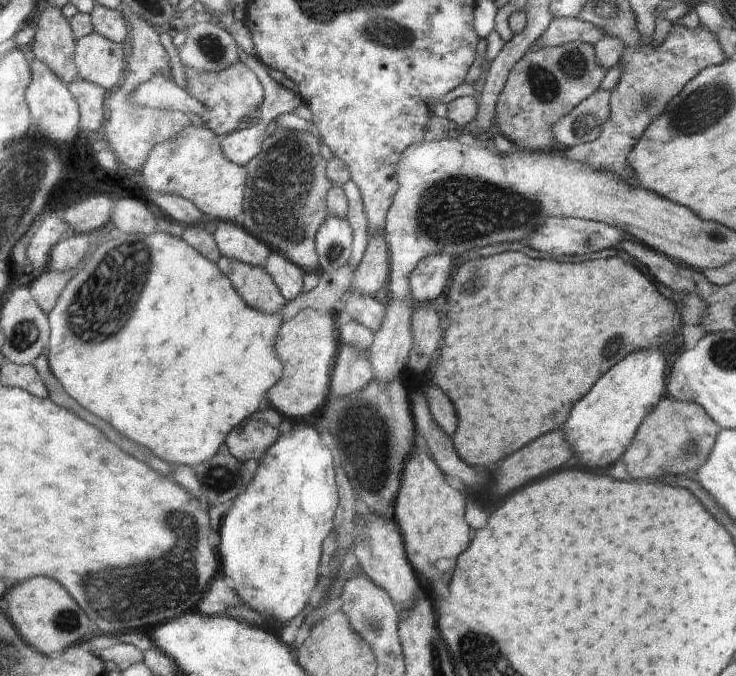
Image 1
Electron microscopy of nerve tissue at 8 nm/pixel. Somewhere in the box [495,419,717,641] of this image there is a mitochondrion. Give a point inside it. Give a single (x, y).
(691, 449)

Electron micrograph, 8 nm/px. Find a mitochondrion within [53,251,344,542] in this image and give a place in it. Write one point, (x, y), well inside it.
(218, 478)

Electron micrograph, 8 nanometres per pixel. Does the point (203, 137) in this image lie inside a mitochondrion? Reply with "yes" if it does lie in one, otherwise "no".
no

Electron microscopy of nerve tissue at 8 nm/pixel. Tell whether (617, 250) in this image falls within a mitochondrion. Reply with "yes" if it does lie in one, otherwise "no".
no

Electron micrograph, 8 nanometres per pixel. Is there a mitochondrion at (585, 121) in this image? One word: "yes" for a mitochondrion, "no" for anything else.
yes

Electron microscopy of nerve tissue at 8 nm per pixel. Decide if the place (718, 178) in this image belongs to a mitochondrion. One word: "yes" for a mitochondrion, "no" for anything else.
no

